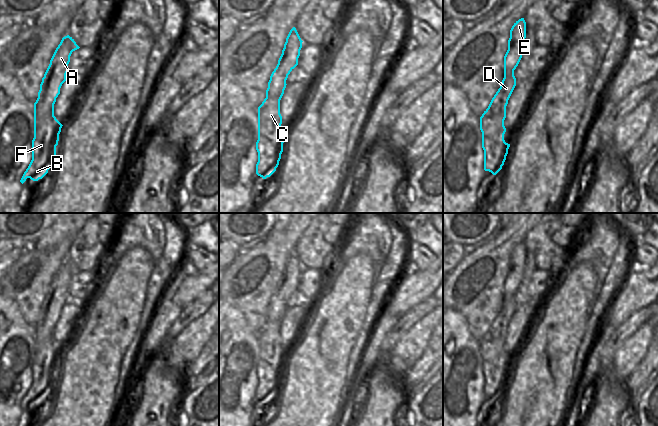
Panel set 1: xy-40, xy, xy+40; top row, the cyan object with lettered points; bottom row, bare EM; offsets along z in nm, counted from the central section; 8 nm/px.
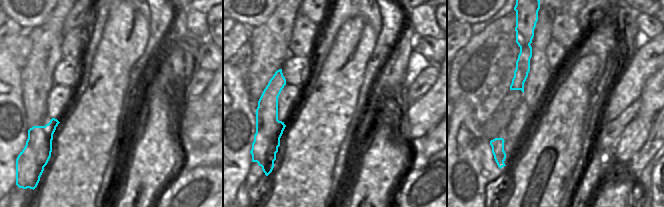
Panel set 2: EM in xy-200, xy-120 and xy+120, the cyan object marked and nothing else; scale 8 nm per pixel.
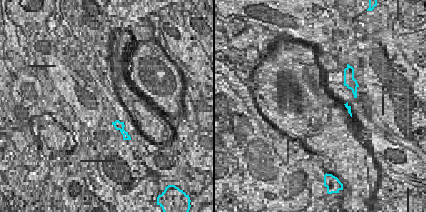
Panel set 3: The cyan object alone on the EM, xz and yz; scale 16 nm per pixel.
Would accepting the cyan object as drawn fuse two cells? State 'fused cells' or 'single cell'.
fused cells

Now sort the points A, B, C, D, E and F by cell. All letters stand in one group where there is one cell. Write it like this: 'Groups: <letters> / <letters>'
Groups: A E / B C D F

